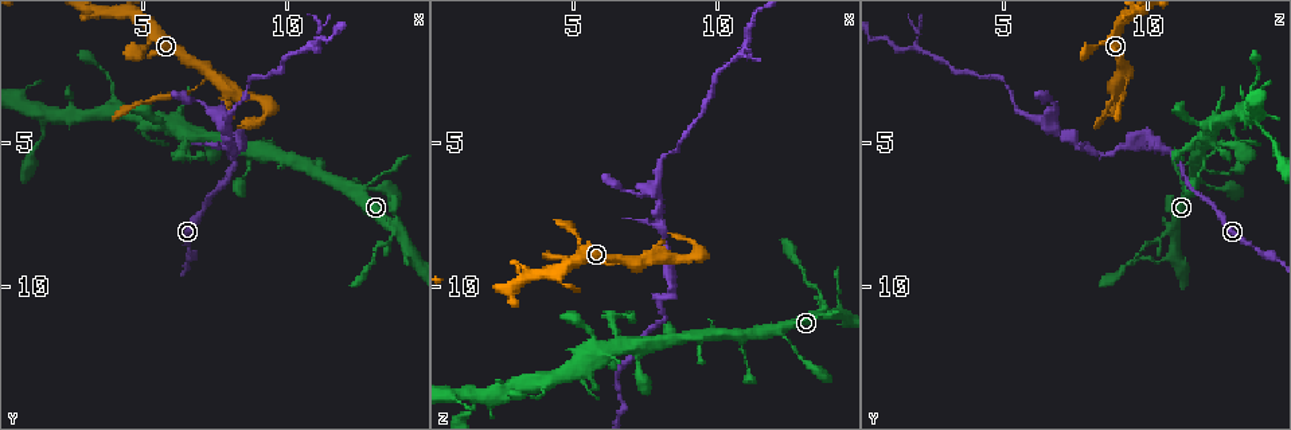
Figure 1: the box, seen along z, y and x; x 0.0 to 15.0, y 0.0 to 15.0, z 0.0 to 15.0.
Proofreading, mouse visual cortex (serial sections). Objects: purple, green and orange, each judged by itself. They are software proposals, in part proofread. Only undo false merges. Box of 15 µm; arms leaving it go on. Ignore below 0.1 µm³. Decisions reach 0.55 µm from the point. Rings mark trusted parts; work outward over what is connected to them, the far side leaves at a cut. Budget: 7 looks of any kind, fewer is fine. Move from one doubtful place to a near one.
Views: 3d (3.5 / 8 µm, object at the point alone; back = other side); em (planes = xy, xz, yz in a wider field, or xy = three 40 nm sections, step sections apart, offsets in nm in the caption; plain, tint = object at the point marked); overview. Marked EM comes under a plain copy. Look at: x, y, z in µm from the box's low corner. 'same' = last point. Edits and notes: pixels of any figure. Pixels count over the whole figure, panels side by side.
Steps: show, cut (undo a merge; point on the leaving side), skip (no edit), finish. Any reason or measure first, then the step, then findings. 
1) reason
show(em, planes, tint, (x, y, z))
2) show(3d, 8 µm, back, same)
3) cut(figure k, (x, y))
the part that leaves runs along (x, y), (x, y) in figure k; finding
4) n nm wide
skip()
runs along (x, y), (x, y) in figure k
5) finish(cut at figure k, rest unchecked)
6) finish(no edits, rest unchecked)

calibre changes
show(3d, 3.5 µm, (7.3, 2.5, 9.1))

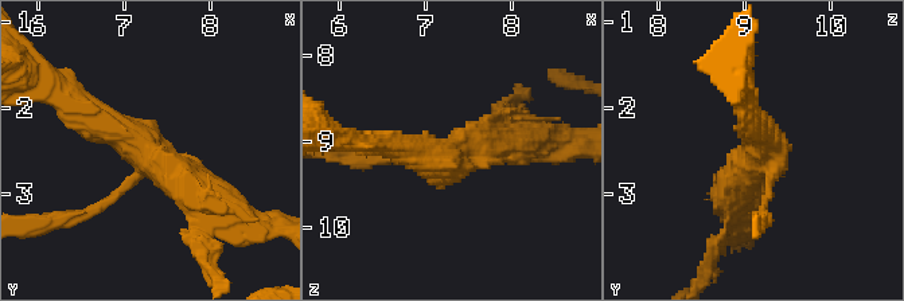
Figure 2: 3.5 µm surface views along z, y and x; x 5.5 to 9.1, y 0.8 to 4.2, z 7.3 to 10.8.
show(em, planes, tint, (7.25, 2.50, 9.15))

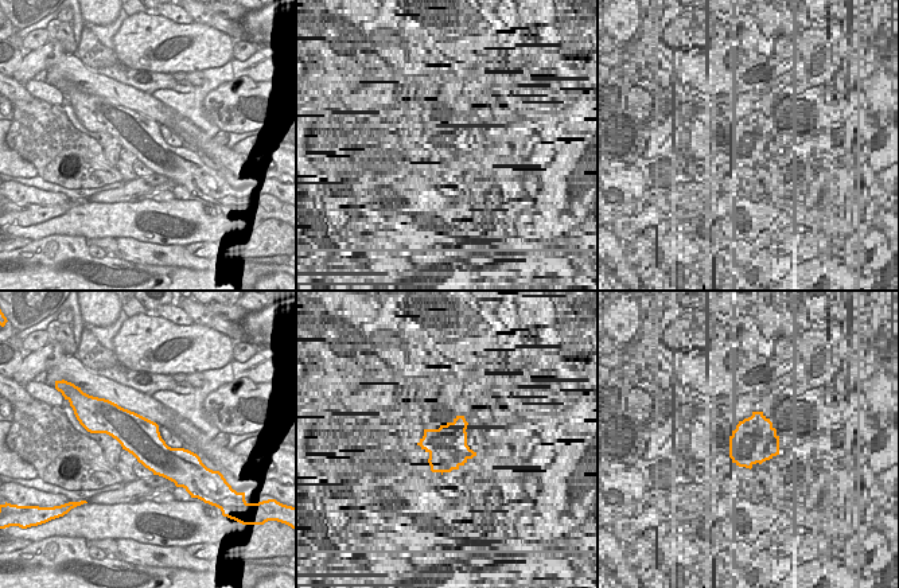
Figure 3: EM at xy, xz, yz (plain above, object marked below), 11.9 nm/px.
another direction
show(em, xy, step 1, tint, same)

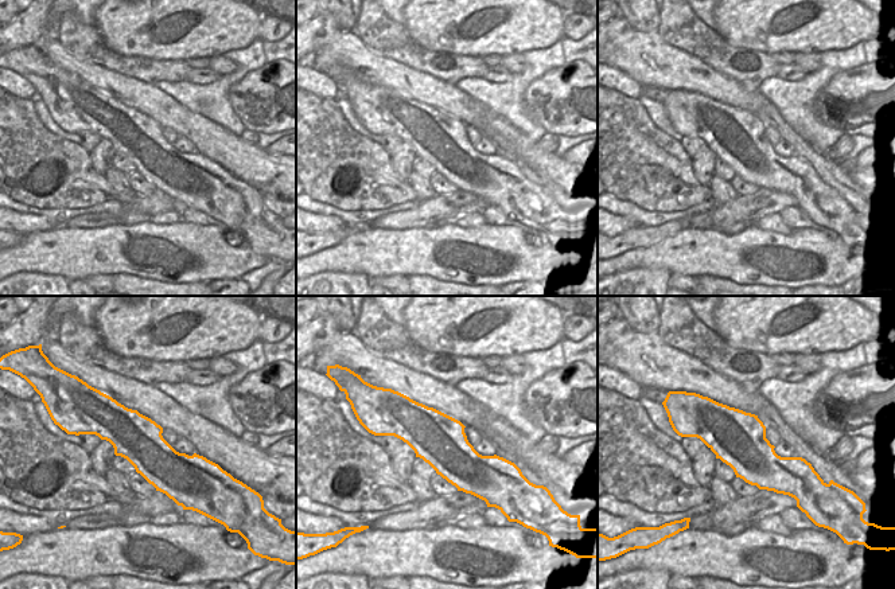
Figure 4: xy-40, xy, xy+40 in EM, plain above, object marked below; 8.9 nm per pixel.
skip()
runs along (73, 106), (218, 202) in figure 2; continuous, no second cell

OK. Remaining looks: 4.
sharp bend
show(3d, 3.5 µm, back, (8.5, 4.9, 10.3))

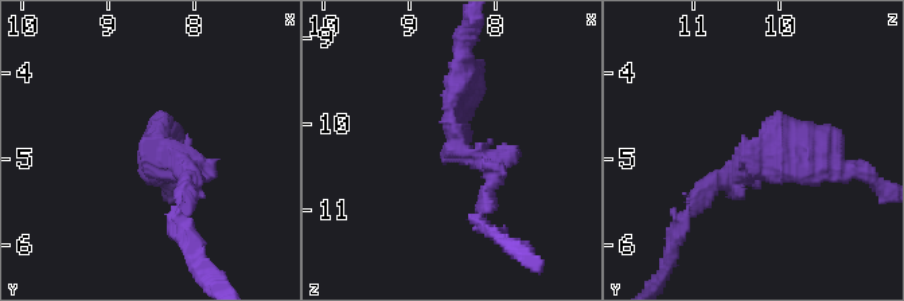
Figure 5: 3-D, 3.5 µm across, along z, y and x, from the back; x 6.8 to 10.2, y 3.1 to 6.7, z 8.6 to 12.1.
now the EM
show(em, xy, step 3, tint, (8.45, 4.90, 10.20))

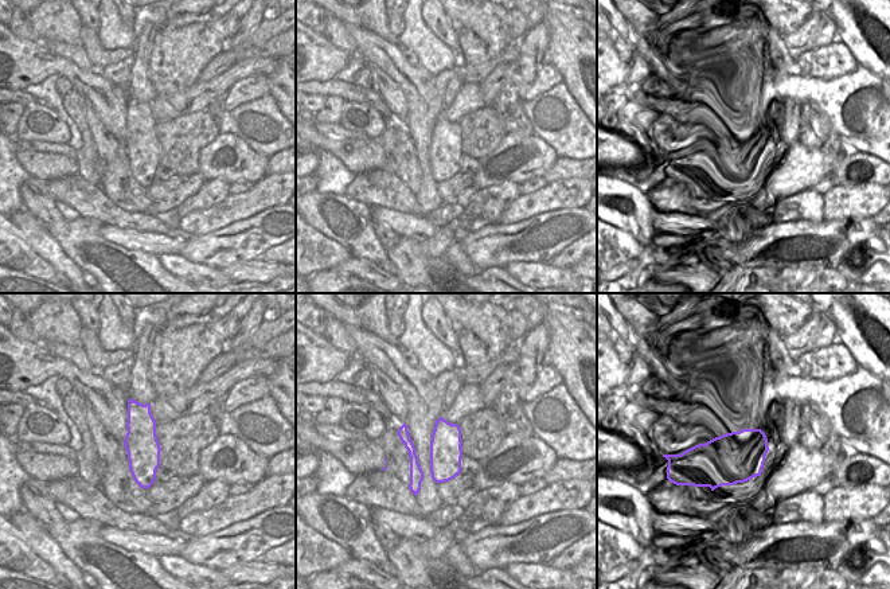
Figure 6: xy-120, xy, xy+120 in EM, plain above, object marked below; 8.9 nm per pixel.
another direction
show(em, planes, tint, same)

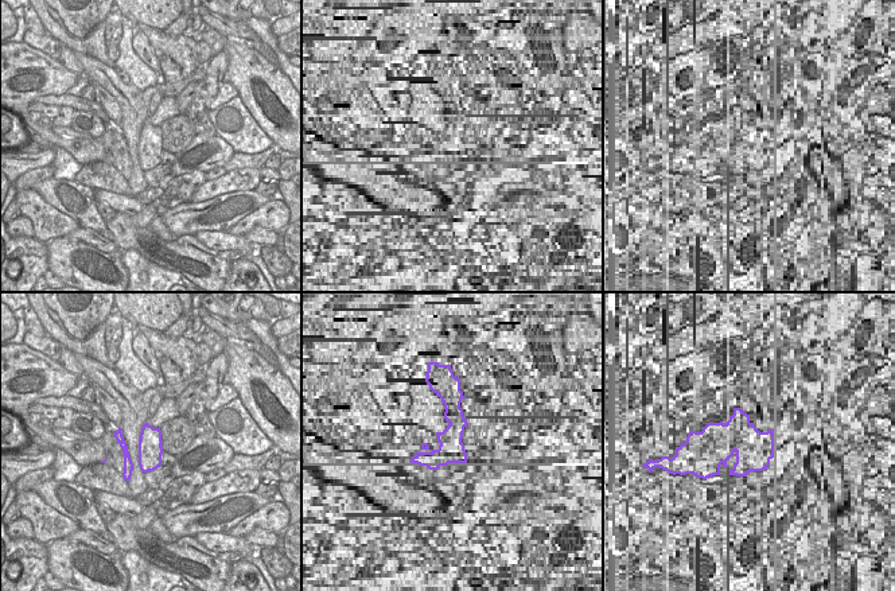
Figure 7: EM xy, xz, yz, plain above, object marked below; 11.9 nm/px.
skip()
runs along (487, 198), (491, 167), (454, 143), (462, 57) in figure 5; continuous, no second cell

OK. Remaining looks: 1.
finish(no edits, rest unchecked)

